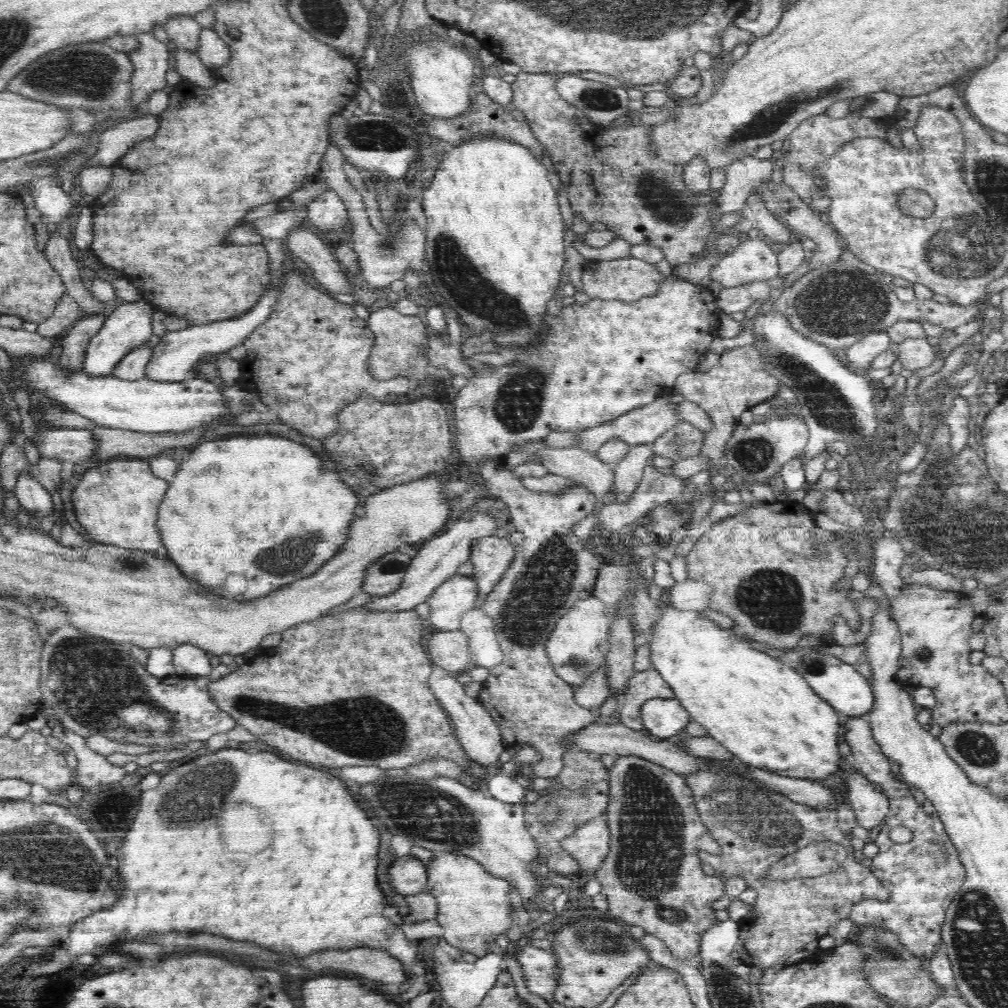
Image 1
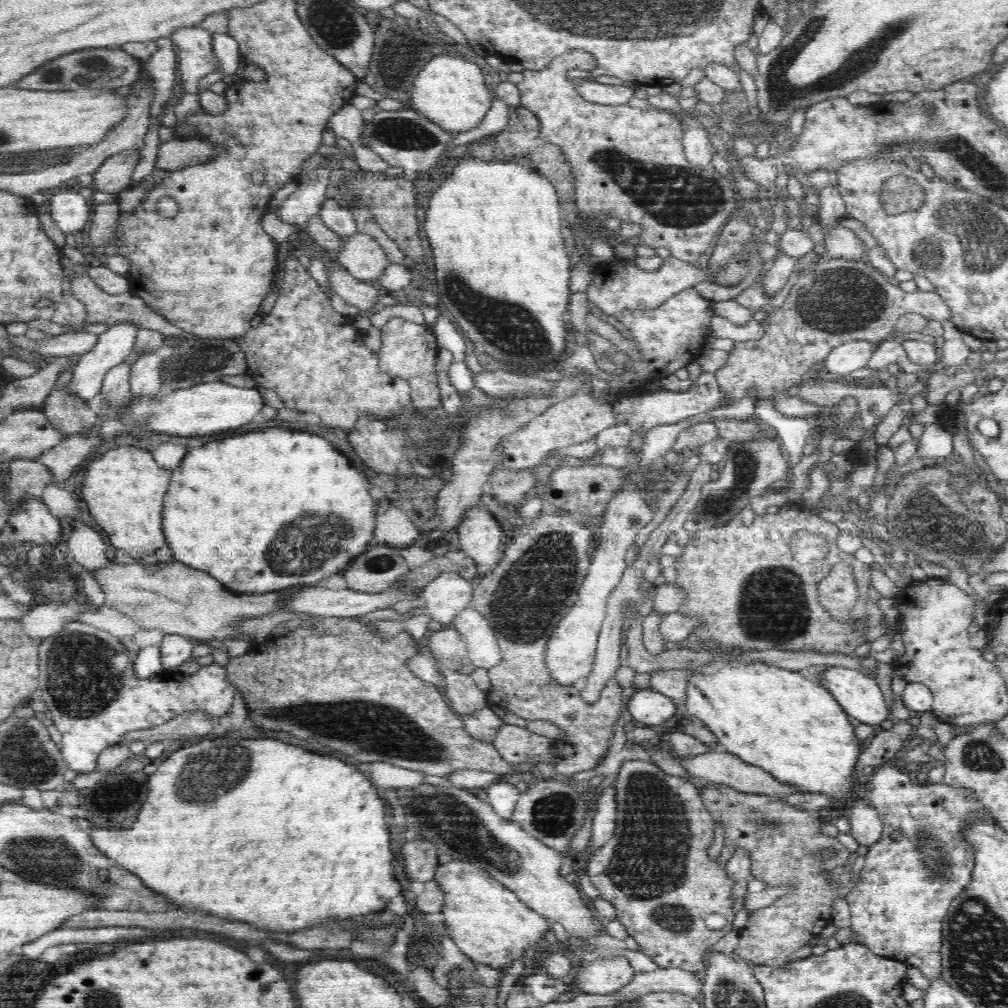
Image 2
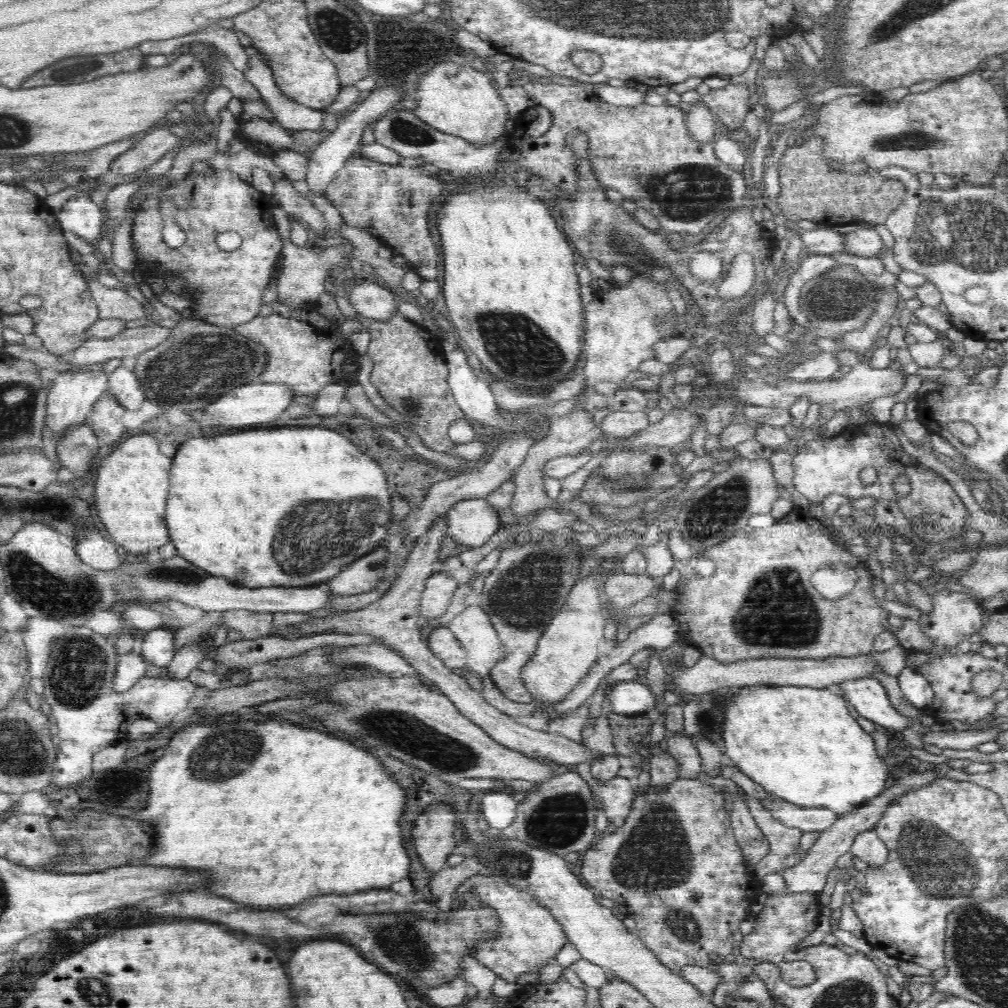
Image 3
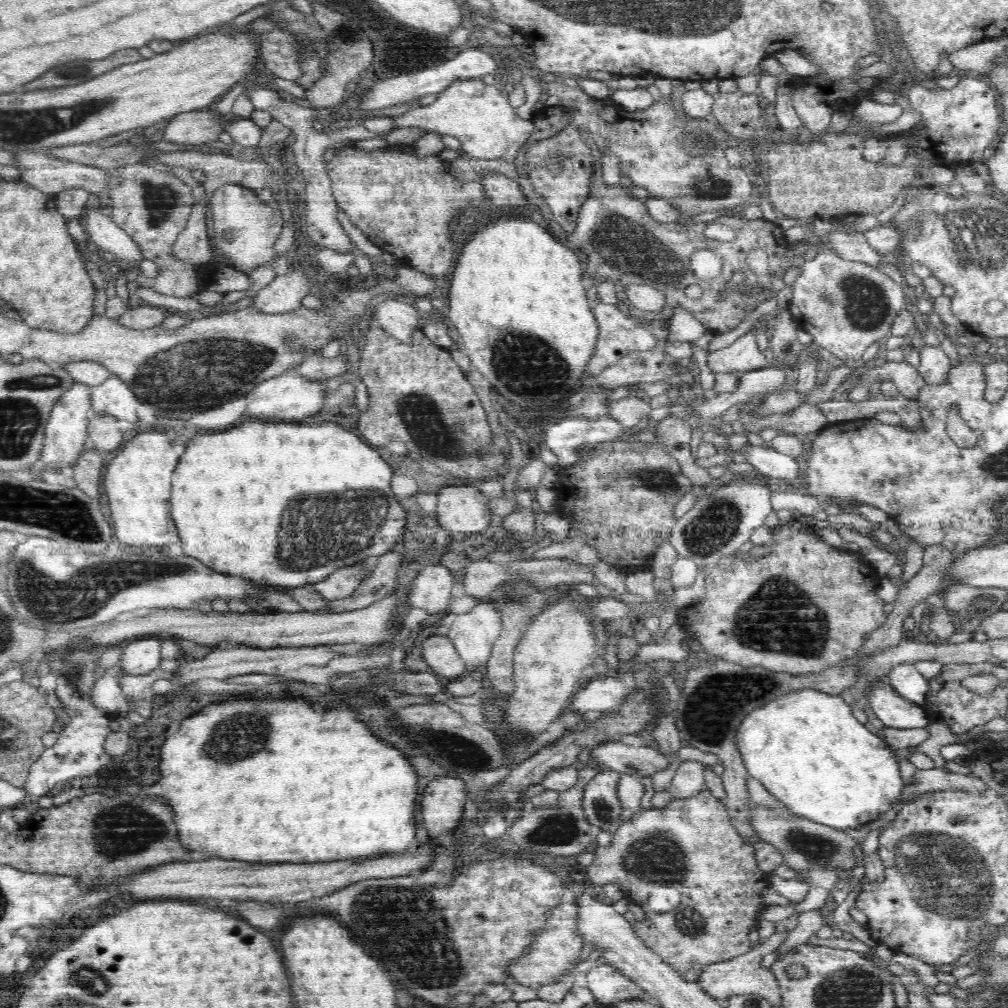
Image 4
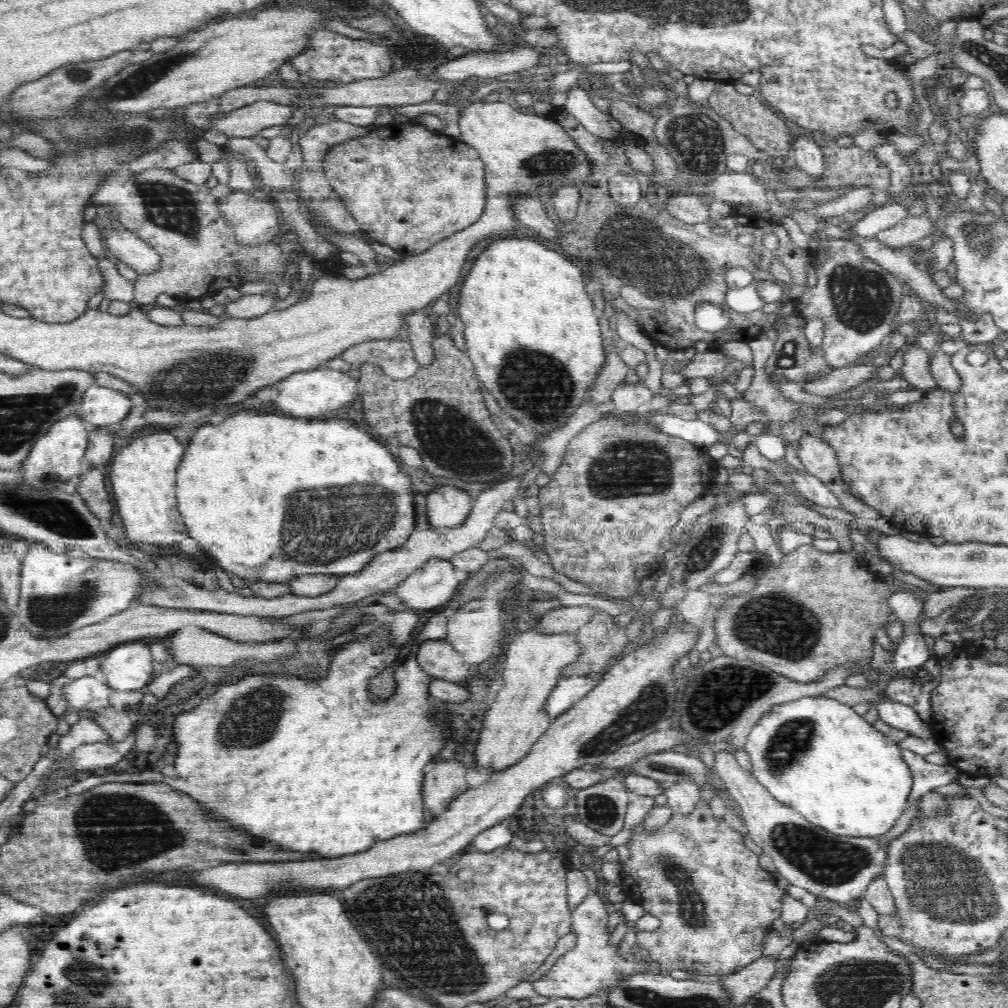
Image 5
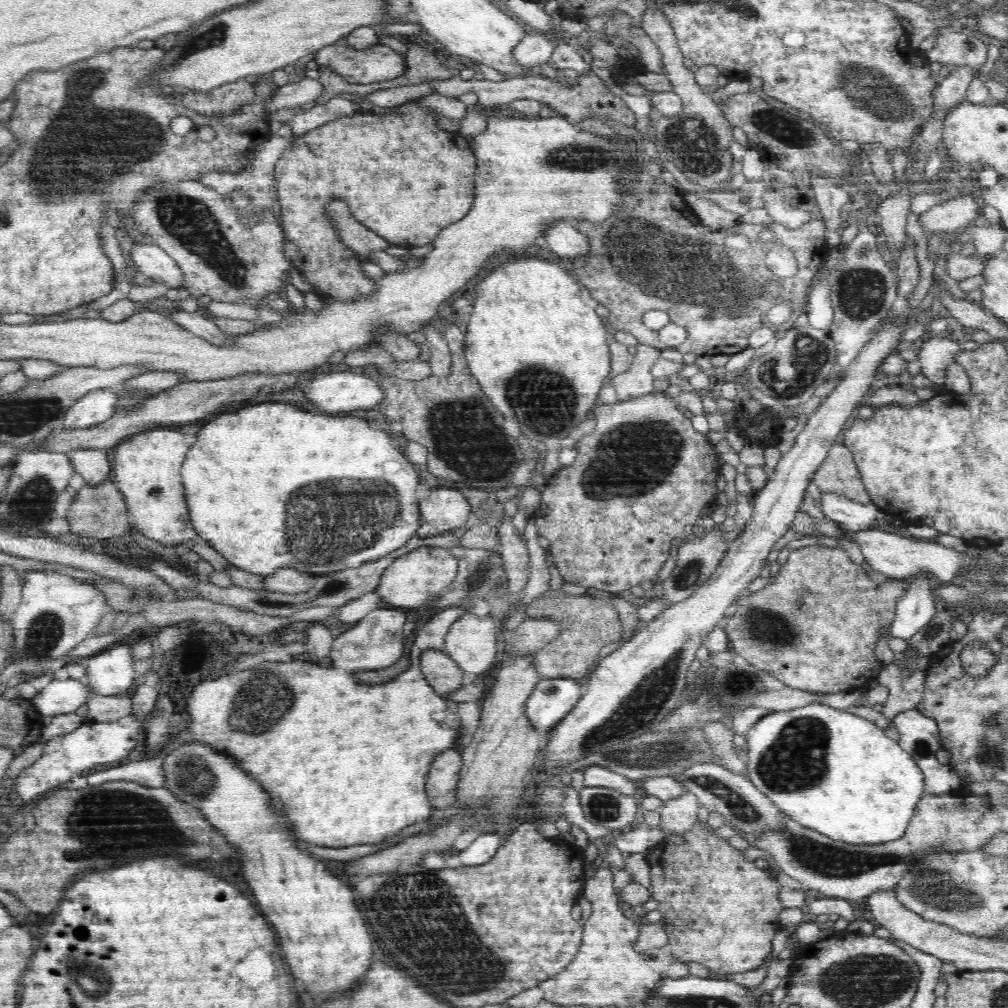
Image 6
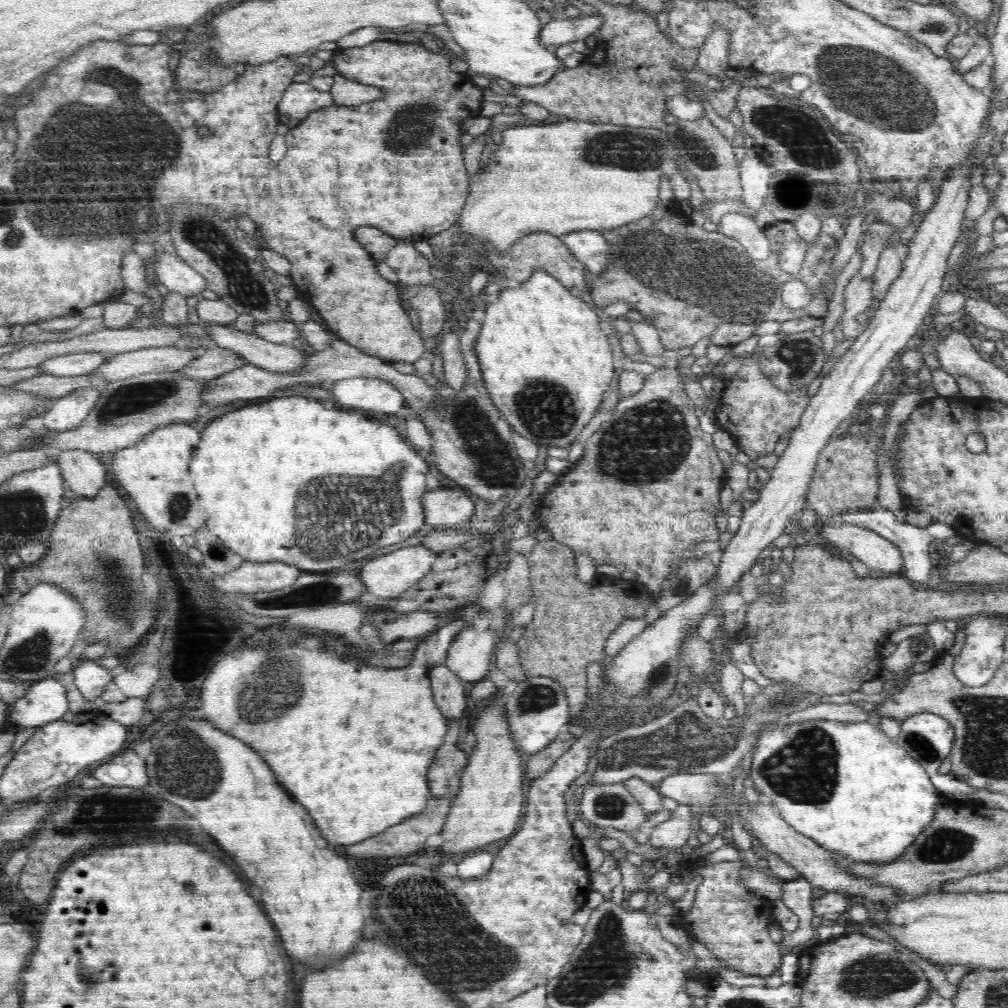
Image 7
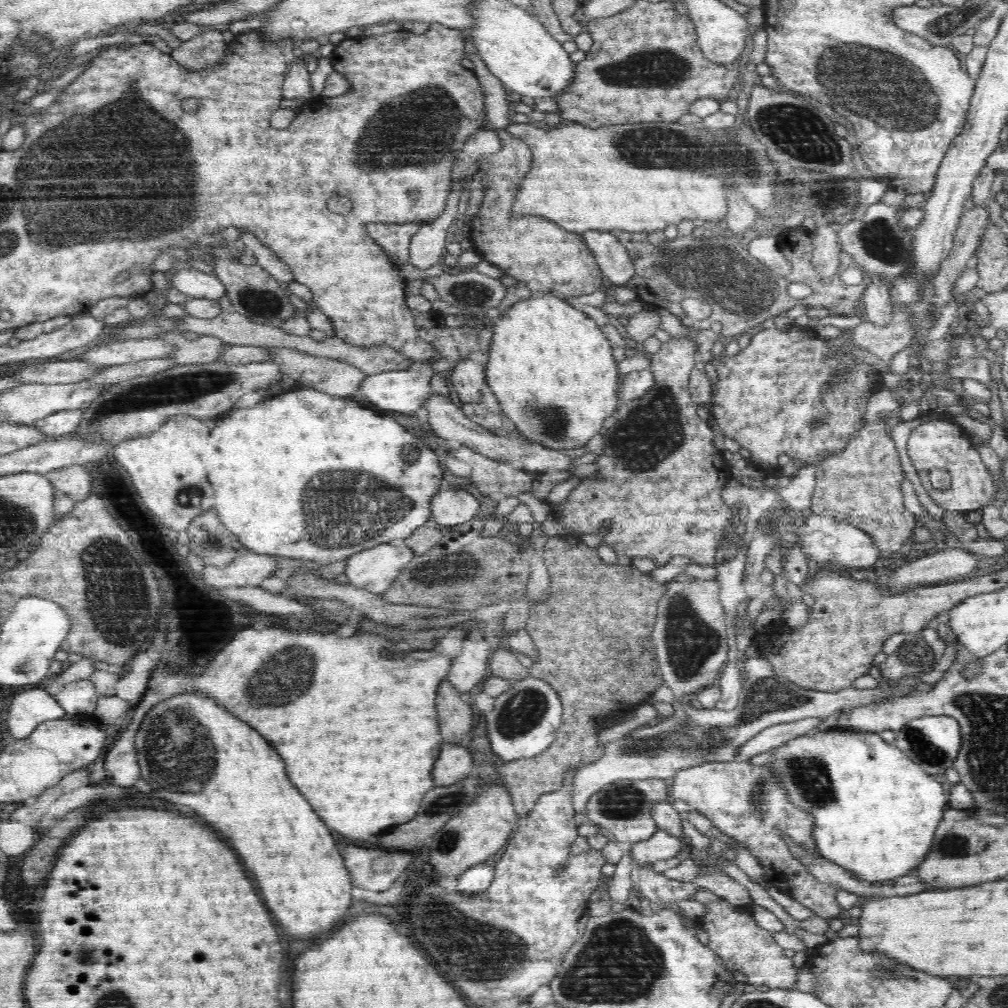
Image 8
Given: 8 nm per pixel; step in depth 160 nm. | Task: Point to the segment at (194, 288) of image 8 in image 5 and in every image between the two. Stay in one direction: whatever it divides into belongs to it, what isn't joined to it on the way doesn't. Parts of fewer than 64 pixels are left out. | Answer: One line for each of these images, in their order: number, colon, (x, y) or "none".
5: (126, 246)
6: (151, 260)
7: (177, 276)

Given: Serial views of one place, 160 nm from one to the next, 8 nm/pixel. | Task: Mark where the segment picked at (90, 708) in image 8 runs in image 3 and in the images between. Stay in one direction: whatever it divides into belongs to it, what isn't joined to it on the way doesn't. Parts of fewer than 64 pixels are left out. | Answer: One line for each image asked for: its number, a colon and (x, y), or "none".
3: (158, 645)
4: (141, 657)
5: (128, 666)
6: (111, 672)
7: (91, 678)

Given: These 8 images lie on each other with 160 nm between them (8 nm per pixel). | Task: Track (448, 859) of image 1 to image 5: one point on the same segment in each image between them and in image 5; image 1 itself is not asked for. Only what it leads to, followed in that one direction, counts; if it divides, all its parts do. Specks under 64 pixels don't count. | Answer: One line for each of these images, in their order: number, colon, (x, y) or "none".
2: (488, 922)
3: (531, 936)
4: (556, 949)
5: (592, 966)

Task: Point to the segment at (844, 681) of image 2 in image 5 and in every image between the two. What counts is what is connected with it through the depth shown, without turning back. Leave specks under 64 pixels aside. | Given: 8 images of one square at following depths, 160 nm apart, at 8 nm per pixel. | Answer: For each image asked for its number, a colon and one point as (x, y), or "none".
3: (867, 695)
4: (894, 711)
5: (899, 716)

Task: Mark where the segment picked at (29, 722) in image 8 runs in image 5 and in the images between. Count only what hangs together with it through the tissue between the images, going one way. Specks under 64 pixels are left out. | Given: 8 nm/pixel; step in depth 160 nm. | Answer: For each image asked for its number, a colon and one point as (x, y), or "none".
5: (86, 693)
6: (65, 696)
7: (47, 701)

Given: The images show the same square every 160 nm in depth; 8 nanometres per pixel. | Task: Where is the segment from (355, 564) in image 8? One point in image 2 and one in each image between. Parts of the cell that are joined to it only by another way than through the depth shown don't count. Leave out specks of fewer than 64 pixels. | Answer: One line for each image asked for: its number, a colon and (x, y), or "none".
2: (447, 595)
3: (436, 596)
4: (430, 590)
5: (434, 583)
6: (419, 577)
7: (386, 576)

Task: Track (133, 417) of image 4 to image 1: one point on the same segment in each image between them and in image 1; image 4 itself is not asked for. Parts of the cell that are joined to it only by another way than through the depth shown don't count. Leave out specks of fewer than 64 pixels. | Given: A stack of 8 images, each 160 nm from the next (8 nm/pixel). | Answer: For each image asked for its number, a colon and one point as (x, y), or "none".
1: (178, 352)
2: (144, 379)
3: (122, 383)

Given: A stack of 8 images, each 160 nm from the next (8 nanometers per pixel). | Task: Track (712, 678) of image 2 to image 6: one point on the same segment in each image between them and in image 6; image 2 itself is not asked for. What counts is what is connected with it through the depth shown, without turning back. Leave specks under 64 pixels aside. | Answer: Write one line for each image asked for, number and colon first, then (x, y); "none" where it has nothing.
3: (799, 742)
4: (806, 748)
5: (816, 755)
6: (832, 772)

